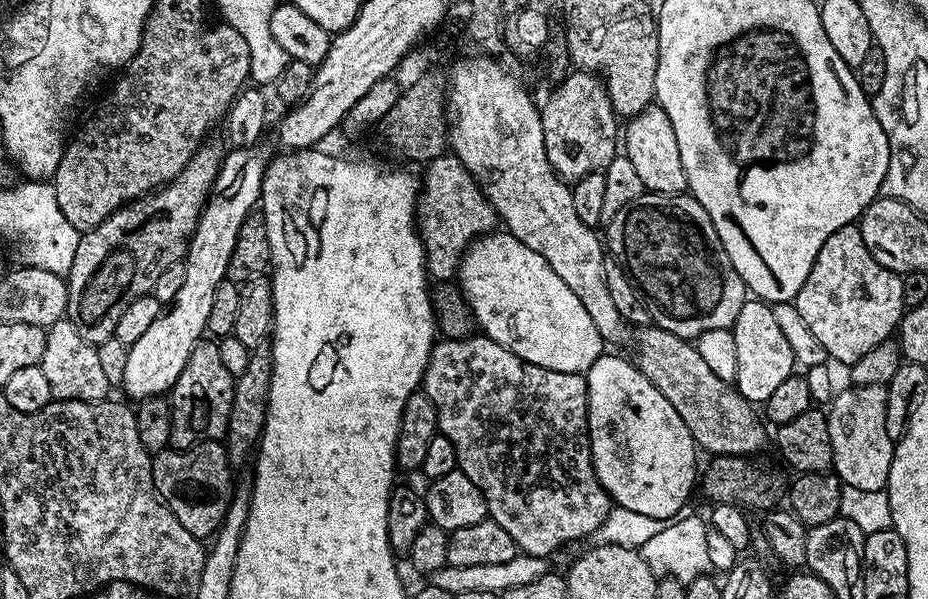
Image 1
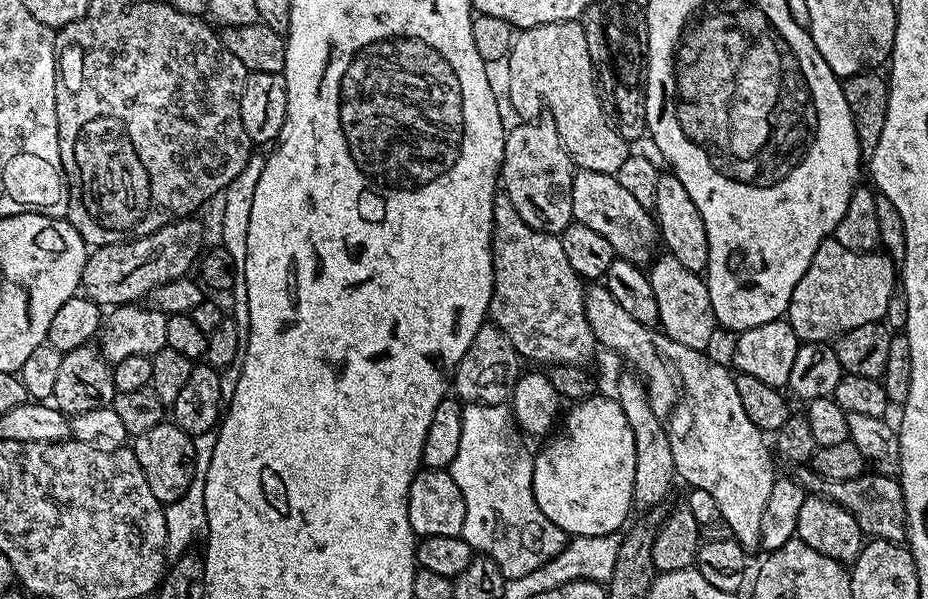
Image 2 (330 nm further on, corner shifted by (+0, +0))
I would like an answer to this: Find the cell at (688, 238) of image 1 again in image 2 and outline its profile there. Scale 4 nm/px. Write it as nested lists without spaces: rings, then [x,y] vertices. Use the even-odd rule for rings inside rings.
[[[594,170],[577,171],[574,178],[574,186],[572,187],[572,218],[575,223],[582,226],[590,226],[590,230],[595,230],[598,234],[602,234],[602,238],[606,238],[606,242],[610,242],[610,246],[614,246],[617,257],[641,266],[647,265],[653,259],[652,239],[655,241],[658,236],[653,213],[649,209],[643,208],[623,188],[622,182],[618,182],[615,176],[598,174]]]

